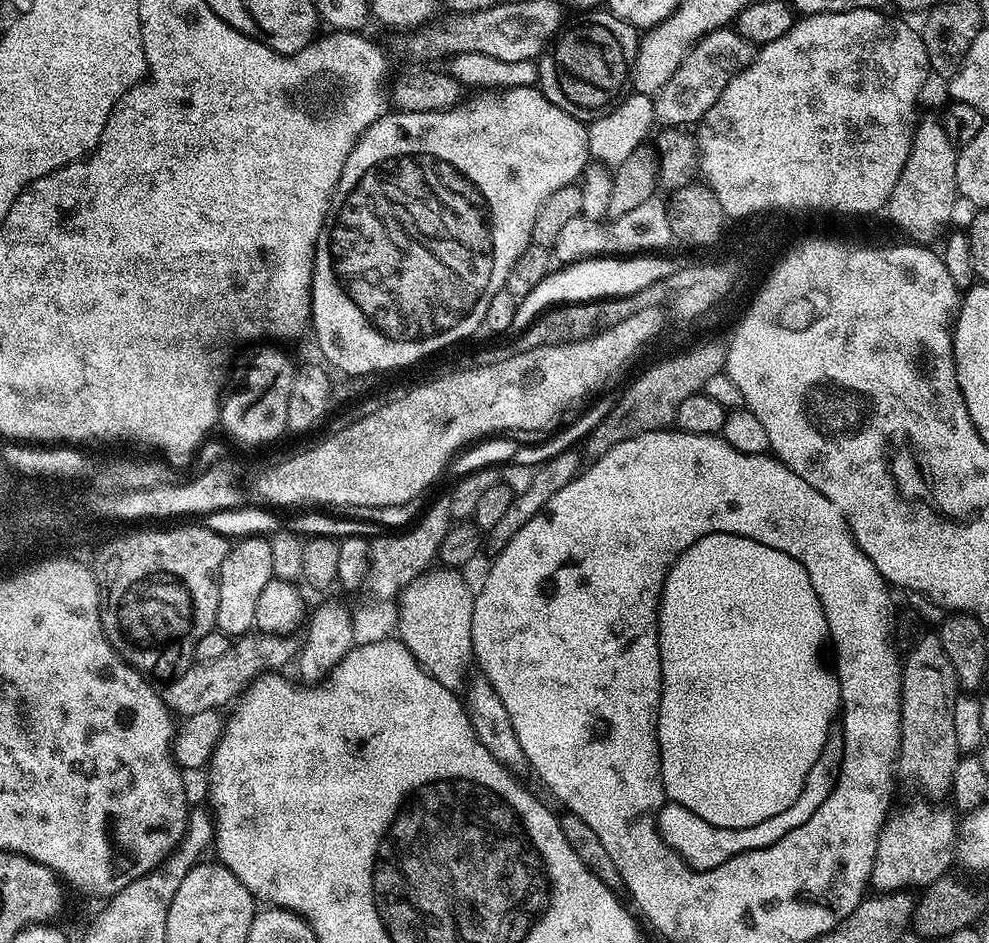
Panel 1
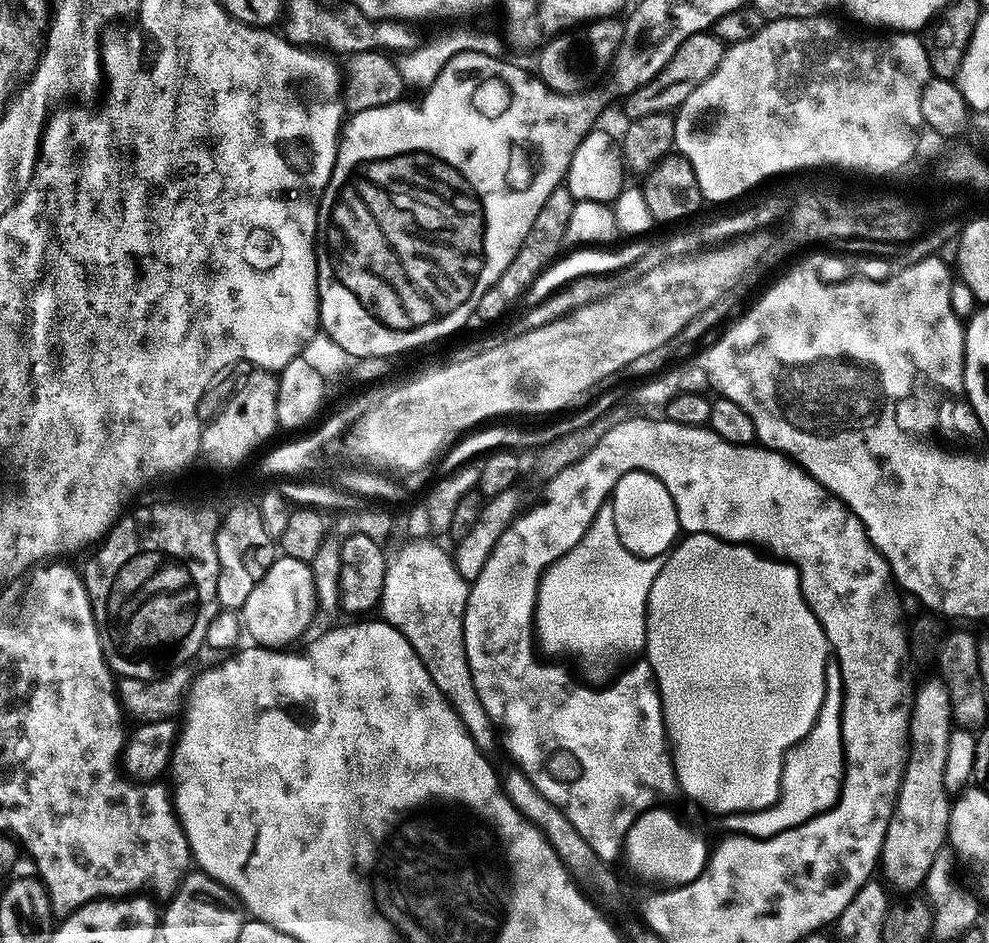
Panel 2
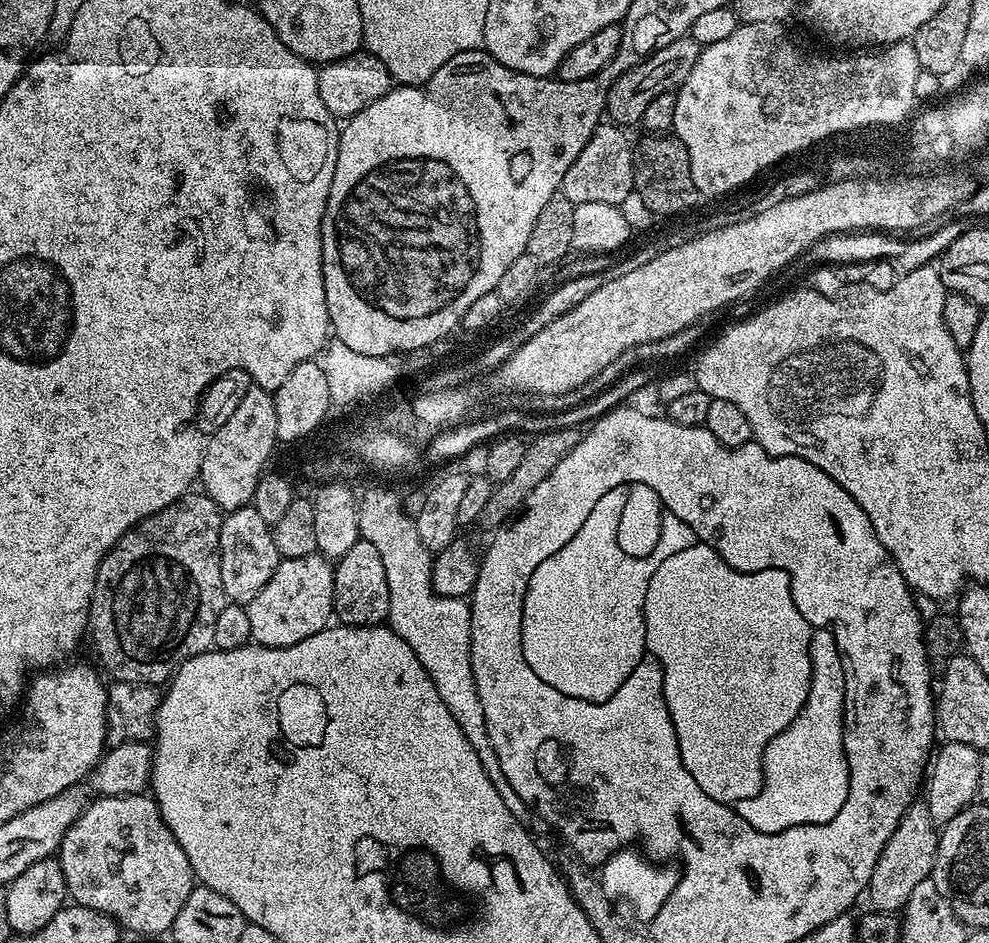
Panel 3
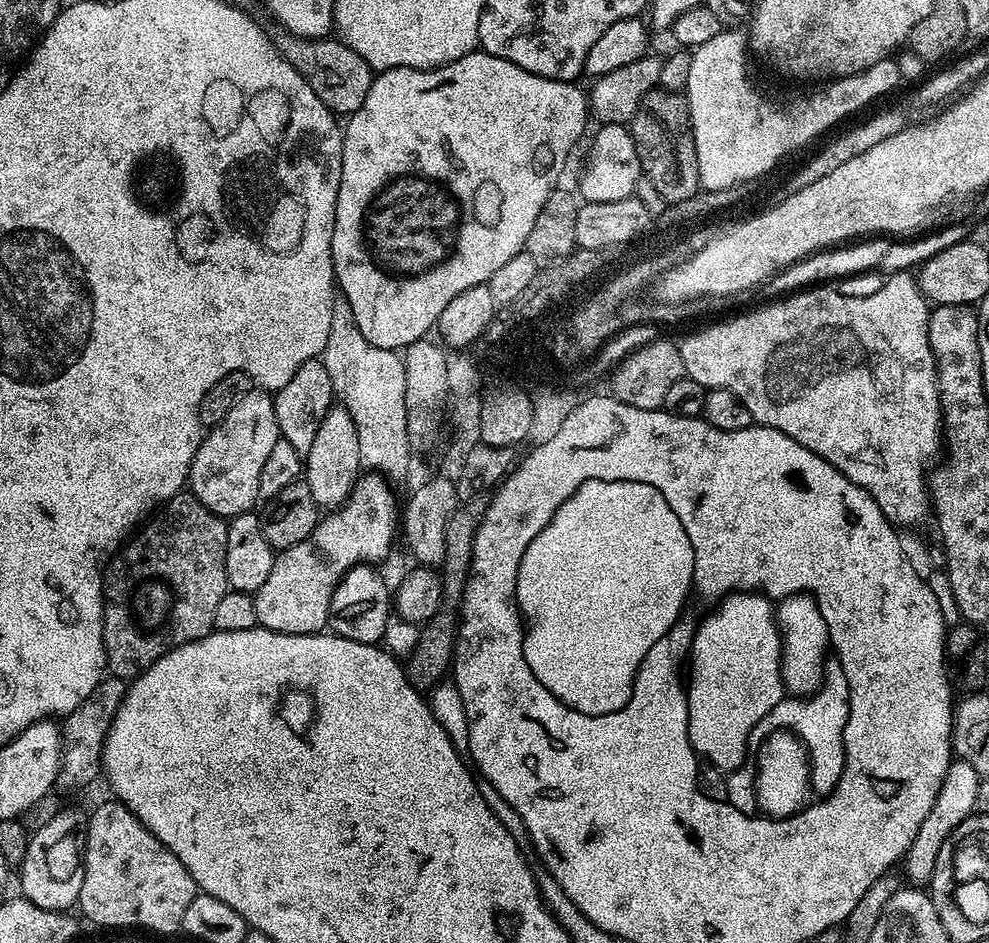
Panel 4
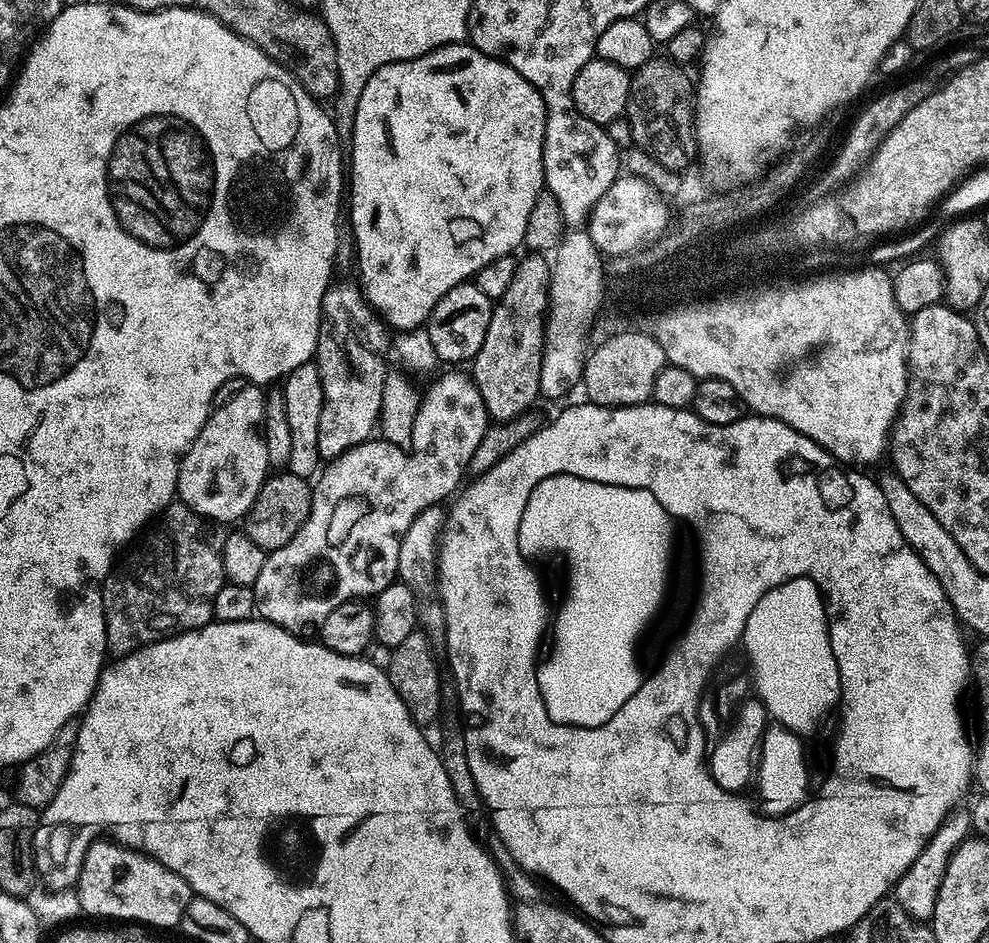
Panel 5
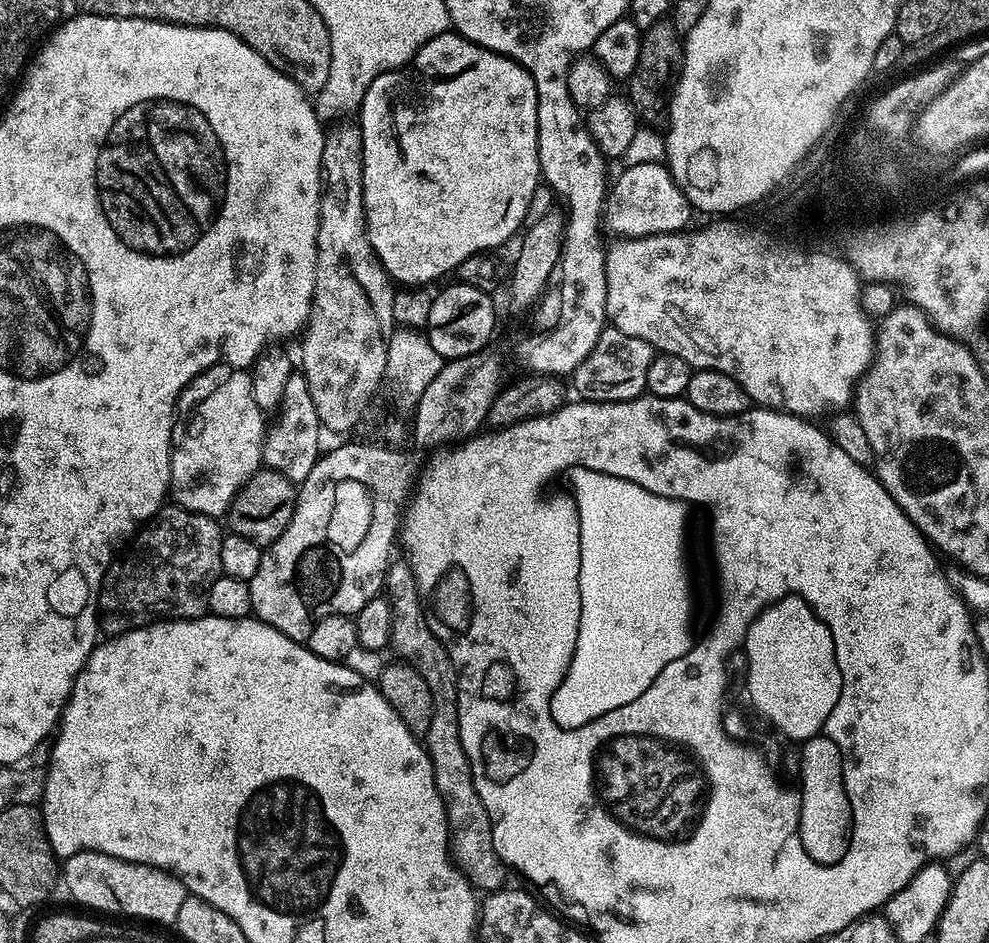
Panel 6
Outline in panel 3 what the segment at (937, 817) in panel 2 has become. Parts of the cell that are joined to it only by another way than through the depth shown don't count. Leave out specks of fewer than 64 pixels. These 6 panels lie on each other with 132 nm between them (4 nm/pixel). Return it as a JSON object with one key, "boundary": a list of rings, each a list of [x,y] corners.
{"boundary":[[[913,802],[905,810],[894,834],[886,842],[882,854],[878,854],[878,862],[874,866],[874,874],[870,874],[870,882],[866,889],[866,900],[878,912],[899,913],[910,898],[918,882],[929,879],[932,867],[936,864],[936,841],[938,826],[930,818],[927,803]]]}

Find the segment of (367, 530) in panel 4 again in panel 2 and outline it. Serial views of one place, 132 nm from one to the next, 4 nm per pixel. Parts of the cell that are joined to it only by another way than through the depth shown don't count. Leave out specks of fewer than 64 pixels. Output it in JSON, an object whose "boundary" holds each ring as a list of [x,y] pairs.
{"boundary":[[[277,555],[276,561],[266,570],[266,574],[254,586],[250,598],[246,598],[242,609],[242,628],[253,636],[257,645],[273,650],[292,646],[299,636],[307,633],[312,615],[316,613],[316,591],[312,566],[305,560]]]}

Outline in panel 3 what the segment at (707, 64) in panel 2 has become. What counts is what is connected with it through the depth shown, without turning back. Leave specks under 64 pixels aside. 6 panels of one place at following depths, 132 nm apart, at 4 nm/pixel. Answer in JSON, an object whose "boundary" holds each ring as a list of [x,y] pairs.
{"boundary":[[[690,34],[679,36],[674,42],[670,42],[666,46],[657,48],[647,60],[634,67],[628,69],[627,72],[621,72],[615,78],[616,81],[611,81],[608,89],[608,103],[606,105],[606,116],[611,123],[619,126],[627,126],[626,124],[640,124],[642,114],[646,114],[646,106],[650,106],[650,102],[654,102],[654,98],[659,92],[667,92],[675,89],[677,86],[684,83],[684,79],[690,74],[690,70],[694,70],[694,66],[698,62],[702,51],[702,46]]]}

